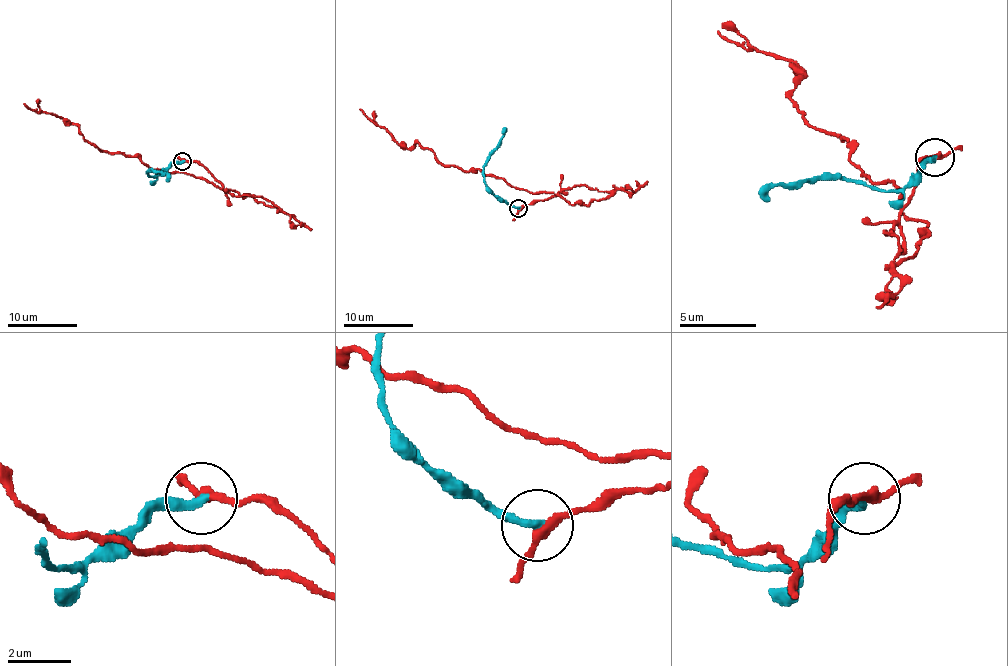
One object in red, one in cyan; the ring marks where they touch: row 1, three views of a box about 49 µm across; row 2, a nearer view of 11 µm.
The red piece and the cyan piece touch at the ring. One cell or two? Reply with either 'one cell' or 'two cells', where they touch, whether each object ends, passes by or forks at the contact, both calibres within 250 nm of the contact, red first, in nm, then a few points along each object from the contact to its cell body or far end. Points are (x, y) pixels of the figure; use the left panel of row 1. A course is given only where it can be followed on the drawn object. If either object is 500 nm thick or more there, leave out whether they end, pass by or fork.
two cells | (182, 161) | red passes by | cyan ends | 280/280 nm | red via (183, 161), (197, 161), (221, 185), (108, 154), (75, 124), (24, 103) | cyan via (183, 161), (171, 164), (157, 176), (148, 175), (148, 171), (165, 173), (169, 180)

